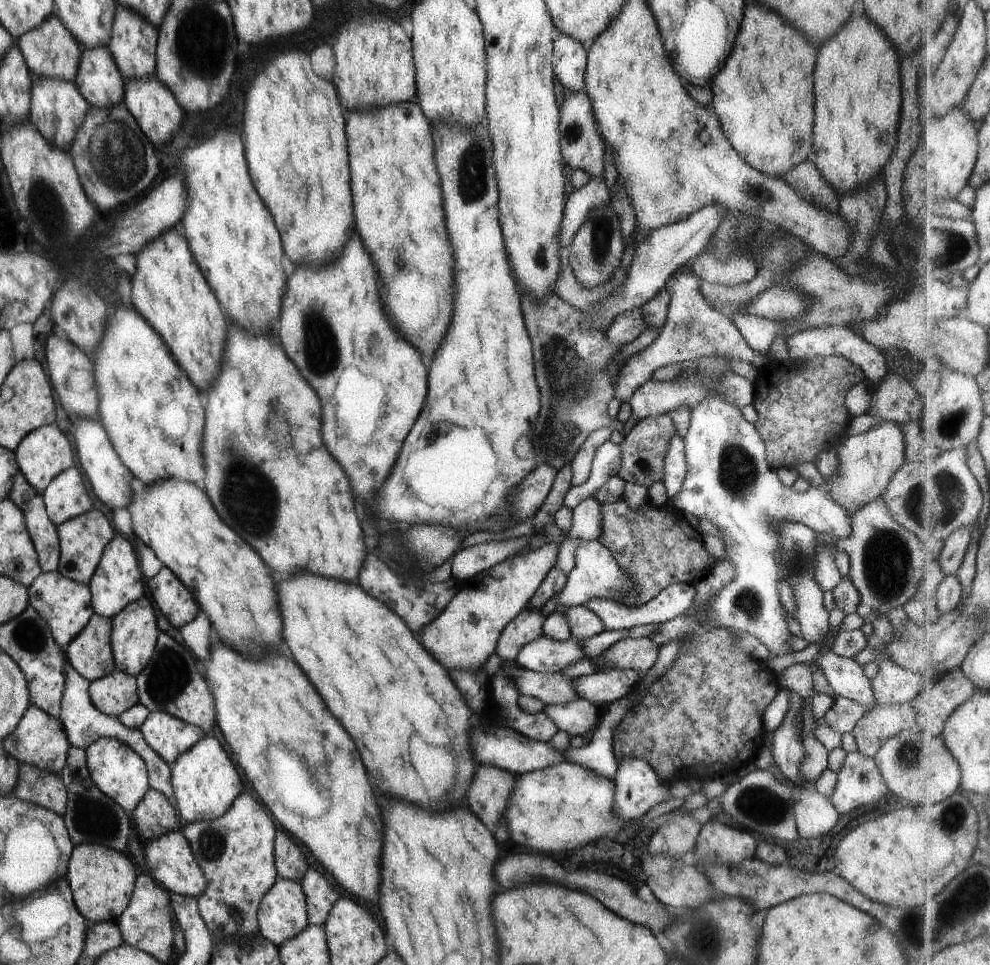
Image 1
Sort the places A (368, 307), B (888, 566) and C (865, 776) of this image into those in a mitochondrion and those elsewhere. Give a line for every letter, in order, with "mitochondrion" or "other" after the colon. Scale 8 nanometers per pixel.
A: other
B: mitochondrion
C: mitochondrion

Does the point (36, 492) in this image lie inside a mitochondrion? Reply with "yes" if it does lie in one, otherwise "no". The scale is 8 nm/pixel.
no

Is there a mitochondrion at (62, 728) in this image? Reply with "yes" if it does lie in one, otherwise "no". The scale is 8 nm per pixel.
no

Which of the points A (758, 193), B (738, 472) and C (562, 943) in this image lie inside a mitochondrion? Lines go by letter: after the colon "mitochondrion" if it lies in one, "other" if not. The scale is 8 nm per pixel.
A: mitochondrion
B: mitochondrion
C: other

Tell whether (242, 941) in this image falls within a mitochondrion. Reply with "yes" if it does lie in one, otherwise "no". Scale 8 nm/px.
no

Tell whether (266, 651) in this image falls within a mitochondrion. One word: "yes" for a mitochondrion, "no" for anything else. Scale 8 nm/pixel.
no

